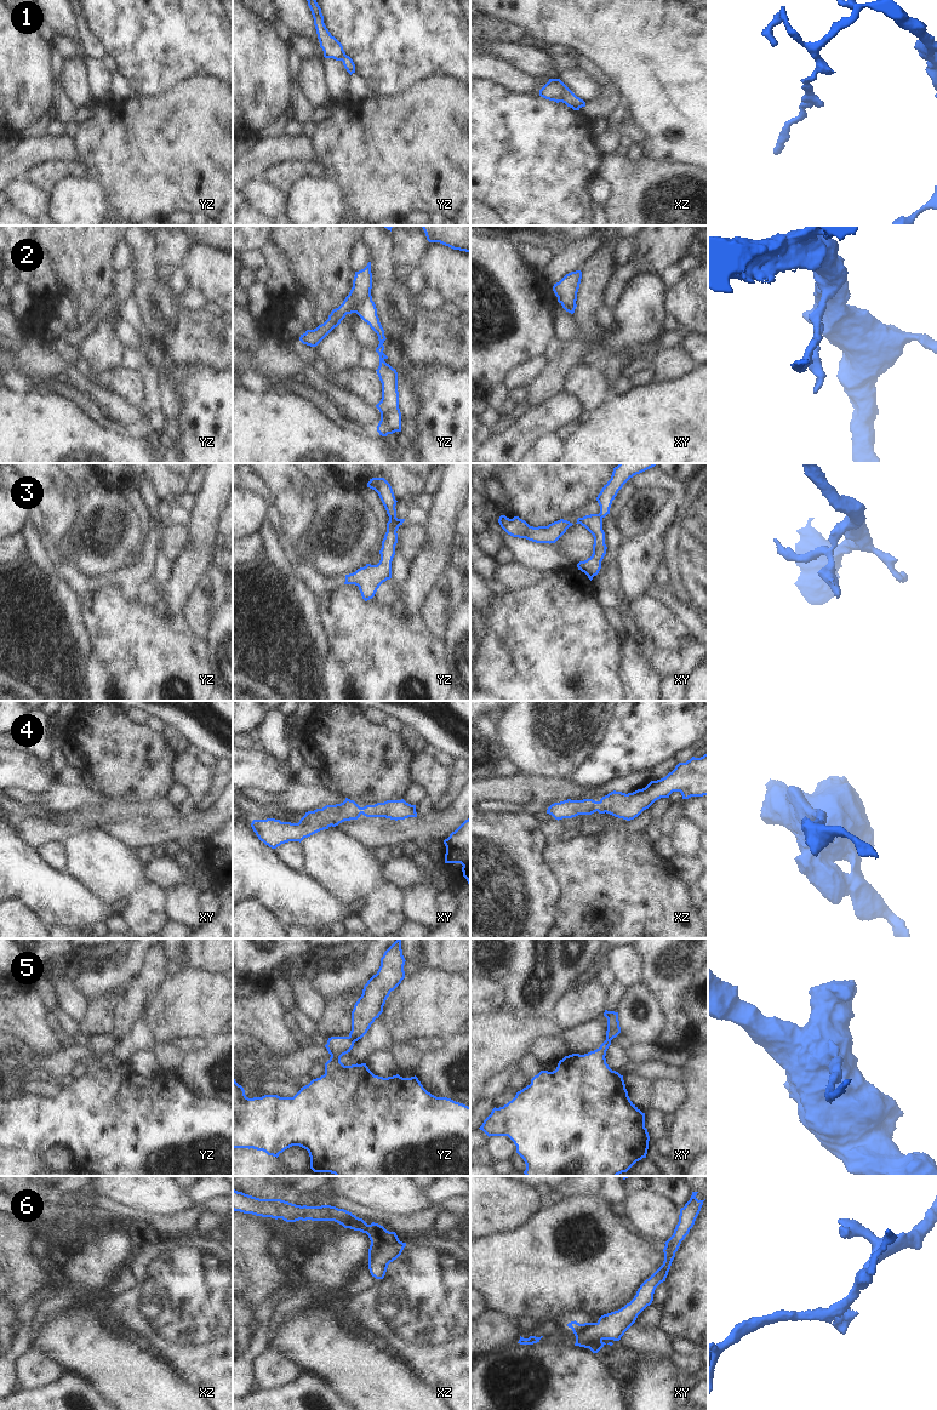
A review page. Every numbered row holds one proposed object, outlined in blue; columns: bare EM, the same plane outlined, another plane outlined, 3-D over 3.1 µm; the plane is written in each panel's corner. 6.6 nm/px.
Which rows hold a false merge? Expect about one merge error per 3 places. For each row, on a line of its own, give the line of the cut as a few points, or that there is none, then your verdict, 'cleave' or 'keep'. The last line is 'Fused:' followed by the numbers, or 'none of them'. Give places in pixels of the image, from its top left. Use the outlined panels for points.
1: cut yz (344, 53), (340, 60); cleave
2: cut yz (370, 291), (355, 312); cleave
3: cut yz (395, 515), (389, 518); cleave
4: cut none; keep
5: cut yz (349, 1035), (354, 1042); cleave
6: cut xy (601, 1340), (588, 1347); cleave
Fused: 1, 2, 3, 5, 6

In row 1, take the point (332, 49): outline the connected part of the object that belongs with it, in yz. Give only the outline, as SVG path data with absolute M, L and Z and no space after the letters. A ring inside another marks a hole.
M316 0L307 1L314 18L314 25L316 29L320 47L324 51L324 57L341 61L341 58L345 55L342 44L335 36L332 36L326 28L321 8L318 5Z

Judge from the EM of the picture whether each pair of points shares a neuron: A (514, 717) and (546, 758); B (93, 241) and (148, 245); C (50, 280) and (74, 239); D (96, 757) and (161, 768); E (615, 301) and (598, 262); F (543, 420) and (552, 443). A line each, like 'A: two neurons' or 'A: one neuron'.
A: one neuron
B: two neurons
C: two neurons
D: one neuron
E: two neurons
F: two neurons

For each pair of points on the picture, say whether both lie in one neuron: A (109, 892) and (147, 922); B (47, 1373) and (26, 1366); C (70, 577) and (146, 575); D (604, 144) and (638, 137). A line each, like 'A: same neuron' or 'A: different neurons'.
A: same neuron
B: same neuron
C: same neuron
D: same neuron

